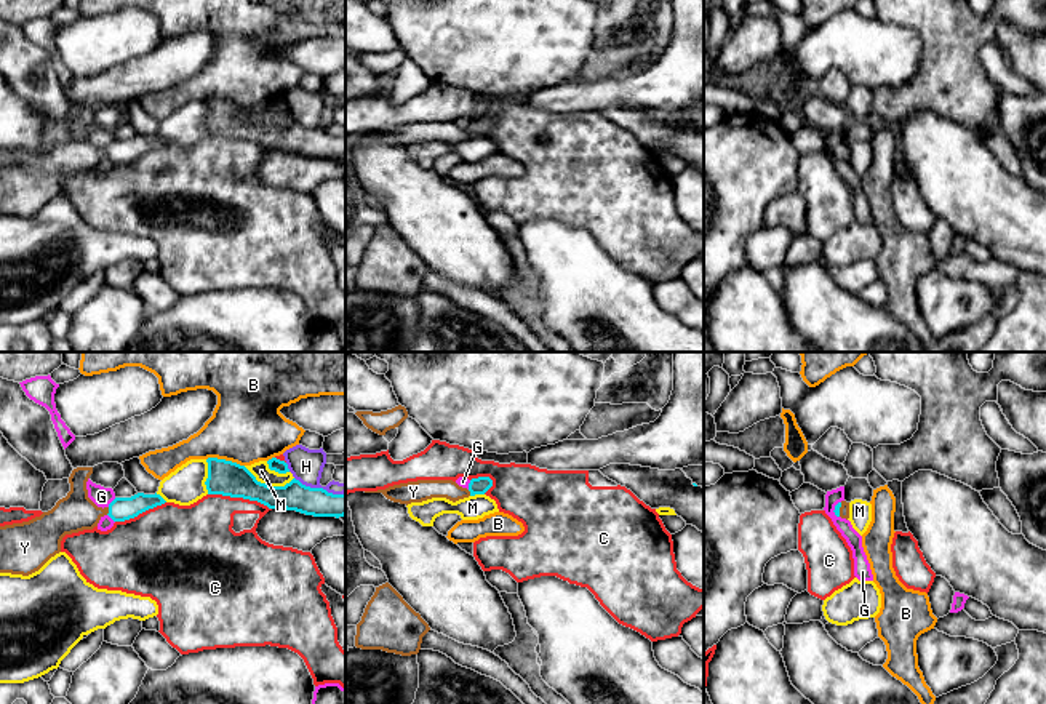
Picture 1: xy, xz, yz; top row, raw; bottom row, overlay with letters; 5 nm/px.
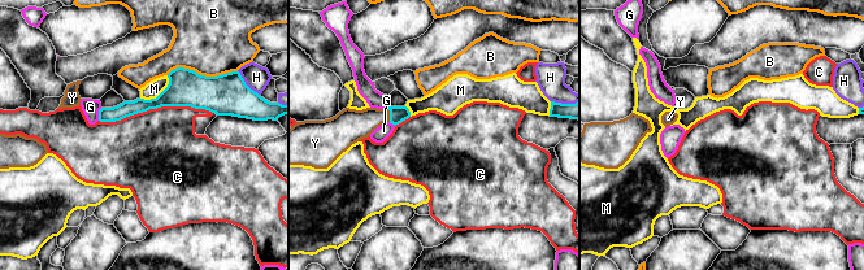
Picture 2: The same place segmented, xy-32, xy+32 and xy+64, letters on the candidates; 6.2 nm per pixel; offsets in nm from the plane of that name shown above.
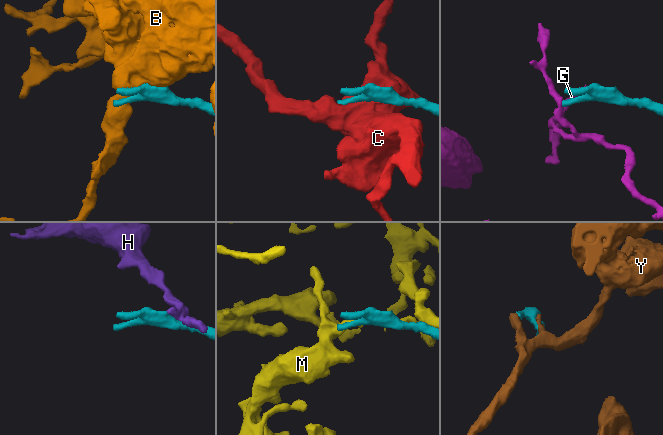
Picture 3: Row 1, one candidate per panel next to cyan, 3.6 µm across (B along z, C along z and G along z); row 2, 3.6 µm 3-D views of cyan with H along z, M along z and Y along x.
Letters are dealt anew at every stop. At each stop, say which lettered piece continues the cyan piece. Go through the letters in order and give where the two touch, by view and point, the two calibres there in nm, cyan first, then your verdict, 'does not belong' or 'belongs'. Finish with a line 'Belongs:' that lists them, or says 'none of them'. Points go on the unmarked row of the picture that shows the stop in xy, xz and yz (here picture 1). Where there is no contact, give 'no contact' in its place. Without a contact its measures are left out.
B: contact xy (224, 101); calibres 180 and 360 nm; does not belong
C: contact xy (240, 138); calibres 180 and 280 nm; does not belong
G: contact xy (111, 144); calibres 120 and 100 nm; does not belong
H: contact xy (320, 130); calibres 140 and 160 nm; does not belong
M: contact xy (267, 127); calibres 180 and 90 nm; does not belong
Y: contact xy (109, 152); calibres 120 and 190 nm; belongs
Belongs: Y

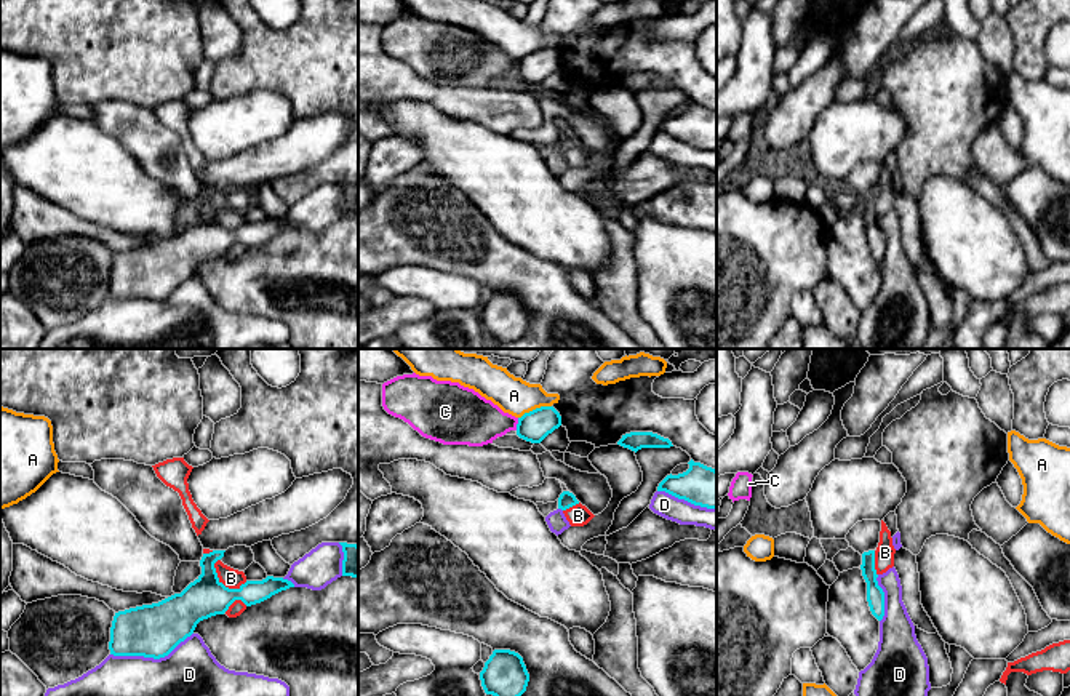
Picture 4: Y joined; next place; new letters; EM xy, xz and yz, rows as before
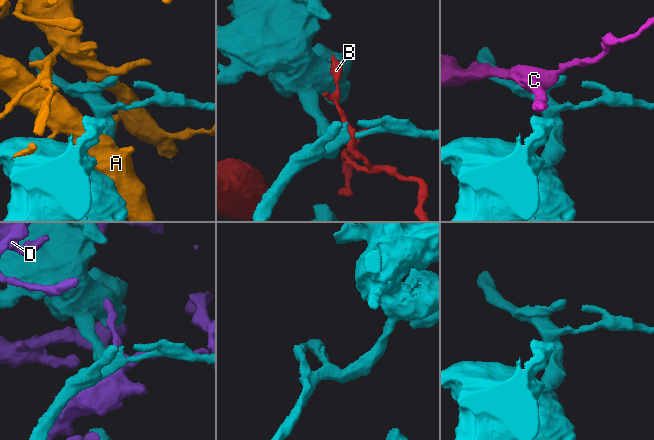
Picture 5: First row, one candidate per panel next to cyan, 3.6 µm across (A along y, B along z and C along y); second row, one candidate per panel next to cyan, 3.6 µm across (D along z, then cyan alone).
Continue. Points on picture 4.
A: contact xz (536, 50); calibres 160 and 190 nm; does not belong
B: contact xy (224, 228); calibres 200 and 100 nm; does not belong
C: contact xz (517, 66); calibres 160 and 260 nm; does not belong
D: contact xy (151, 298); calibres 280 and 480 nm; does not belong
Belongs: none of them

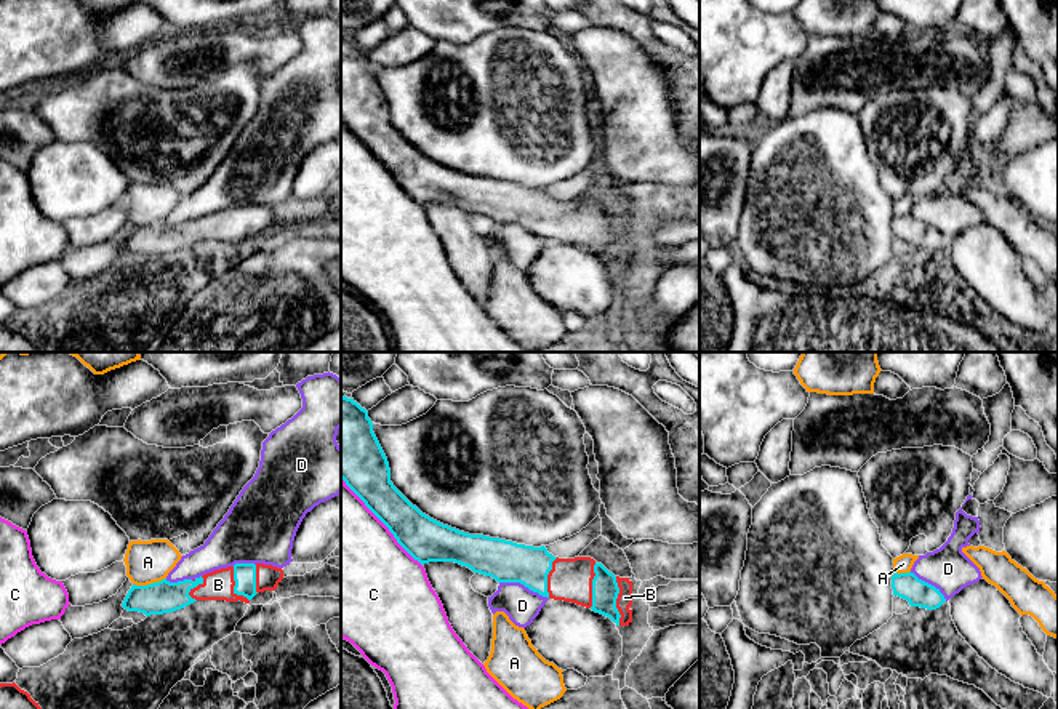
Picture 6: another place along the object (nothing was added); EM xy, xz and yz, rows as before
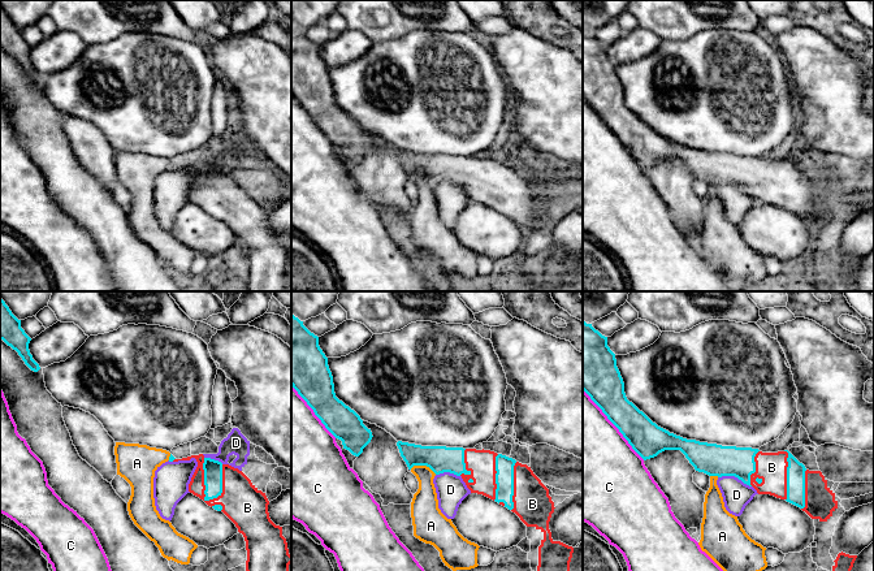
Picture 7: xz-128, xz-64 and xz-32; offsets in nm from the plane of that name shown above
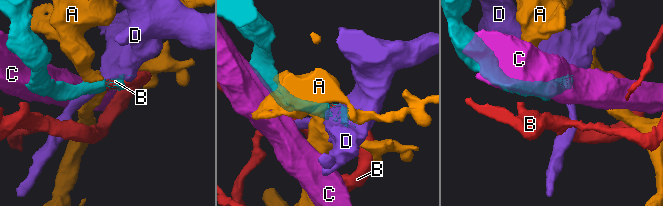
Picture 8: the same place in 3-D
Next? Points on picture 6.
A: contact xy (149, 226); calibres 160 and 220 nm; does not belong
B: contact xz (615, 242); calibres 130 and 80 nm; belongs
C: contact xz (381, 162); calibres 220 and 500 nm; does not belong
D: contact xz (524, 226); calibres 200 and 180 nm; does not belong
Belongs: B

